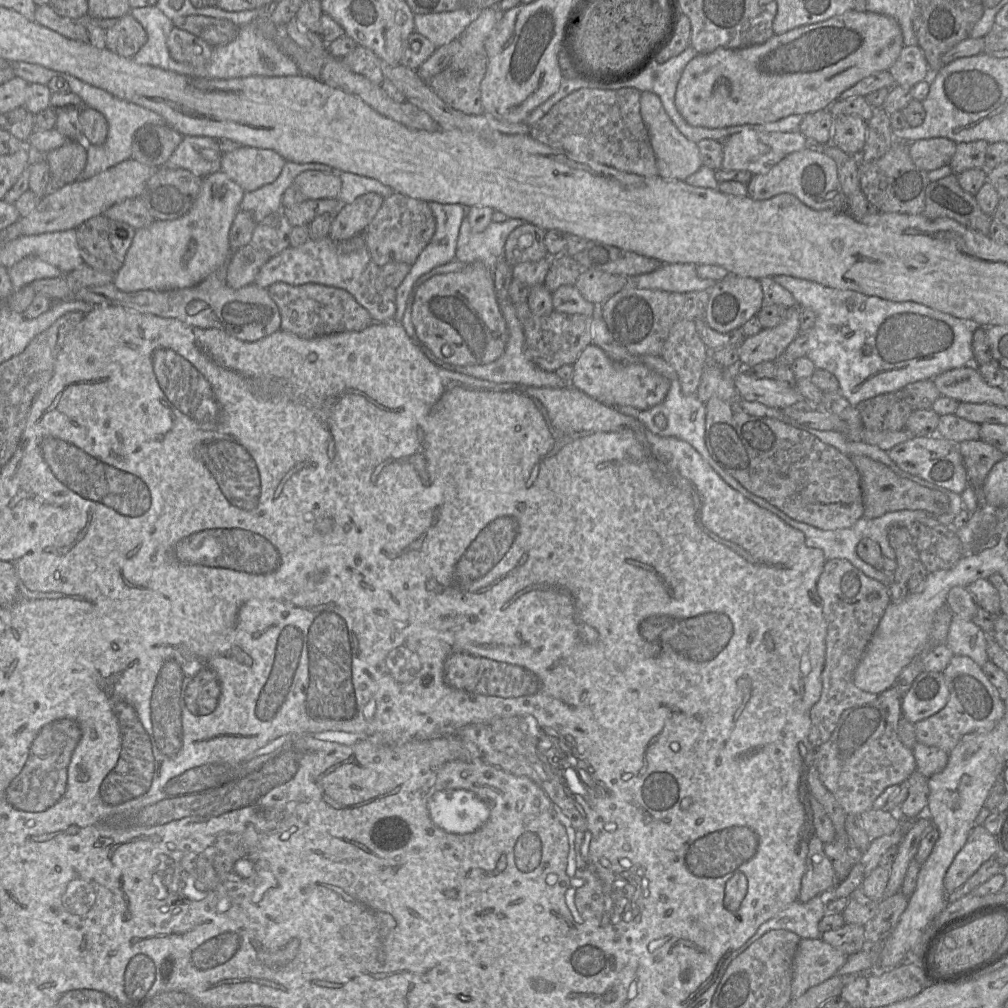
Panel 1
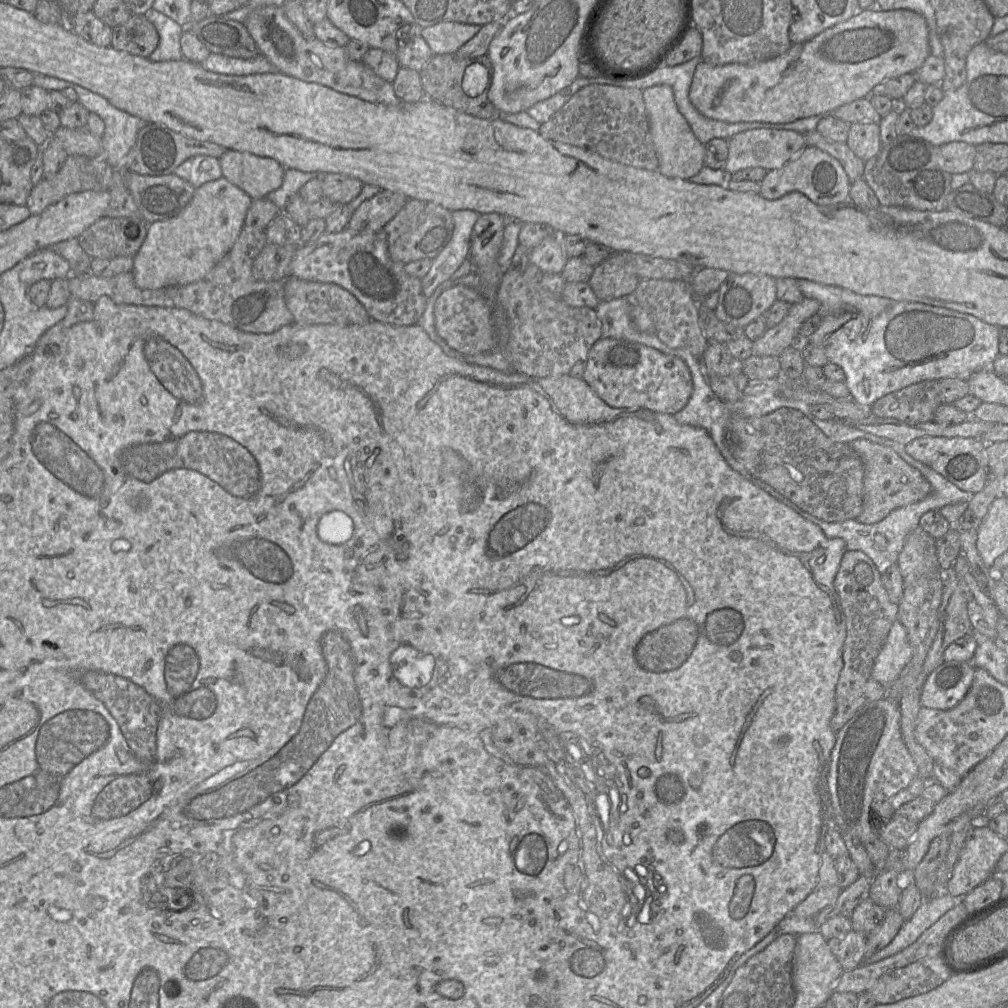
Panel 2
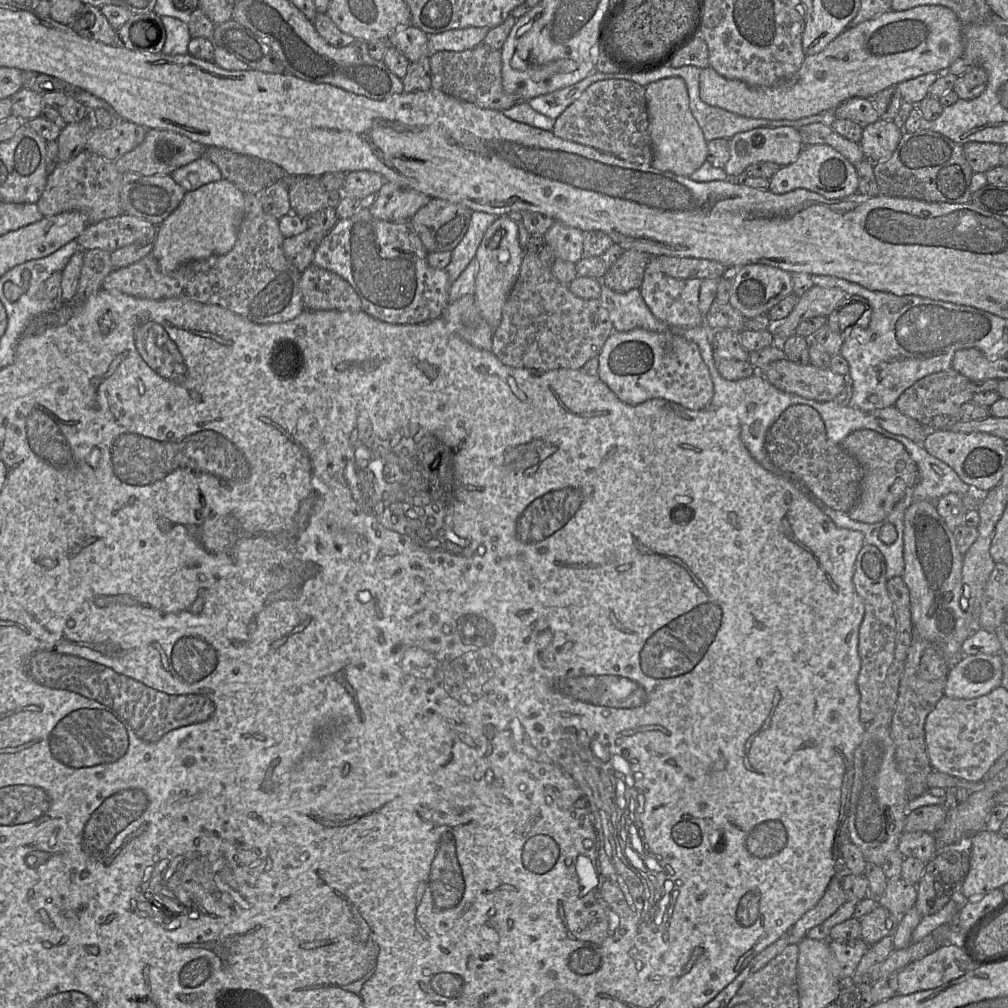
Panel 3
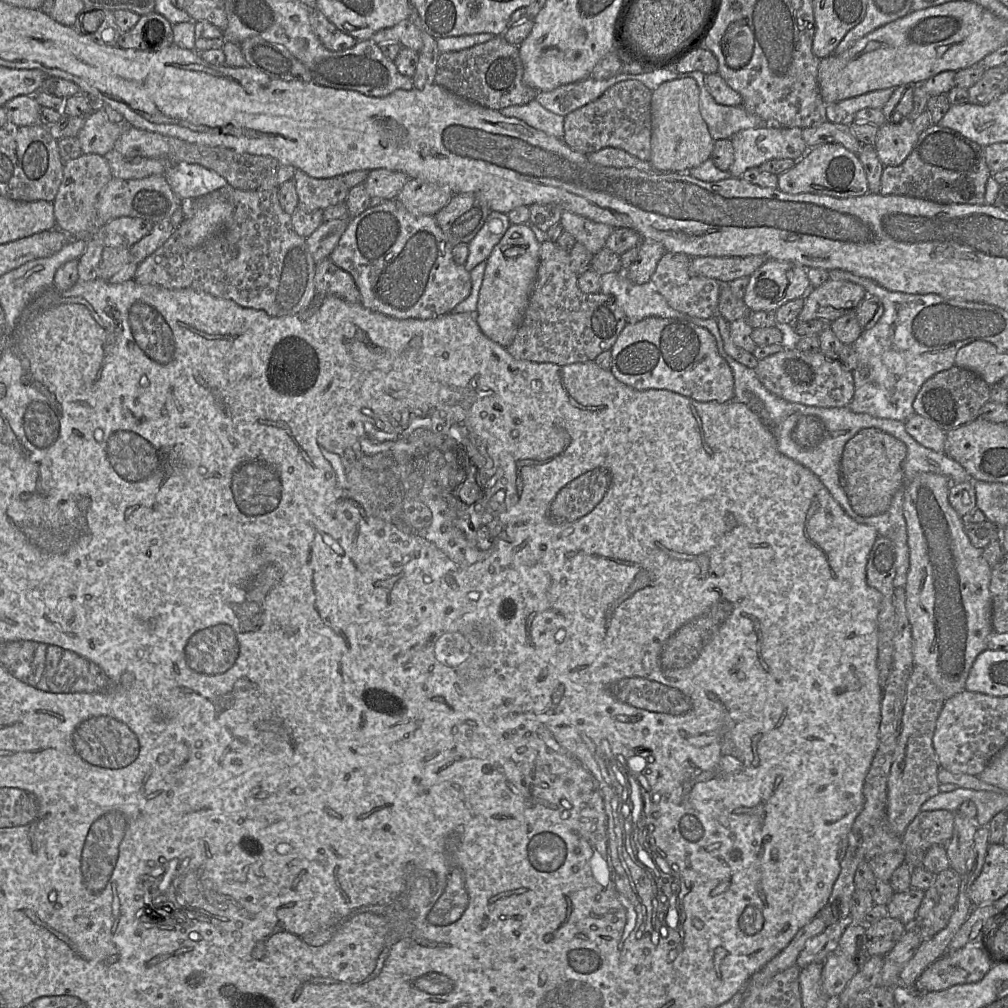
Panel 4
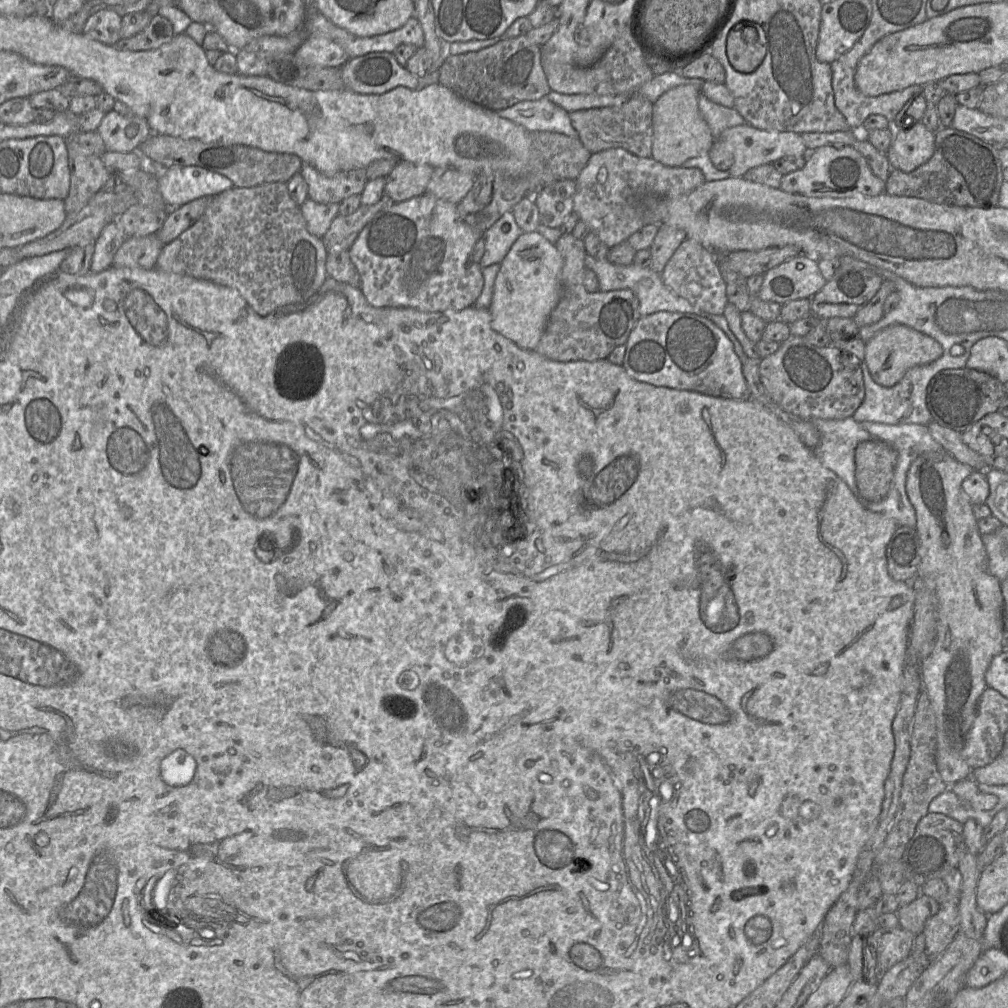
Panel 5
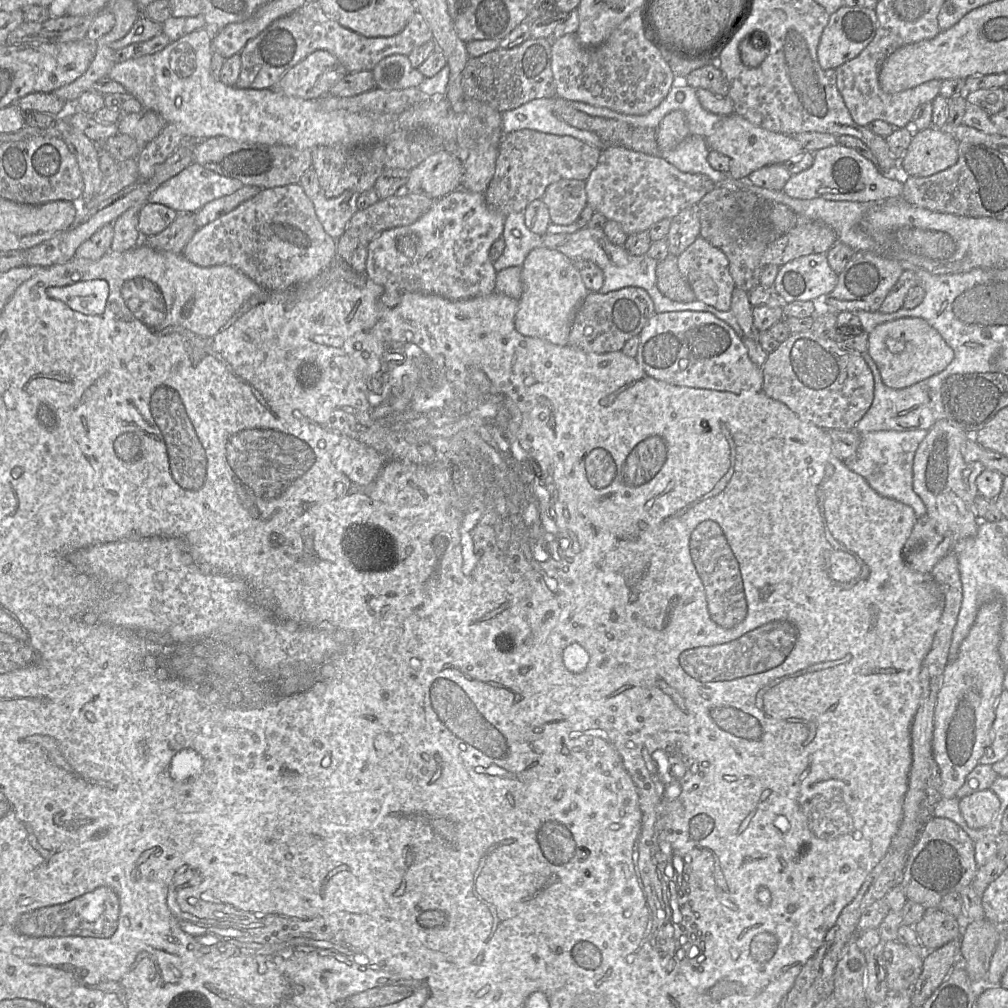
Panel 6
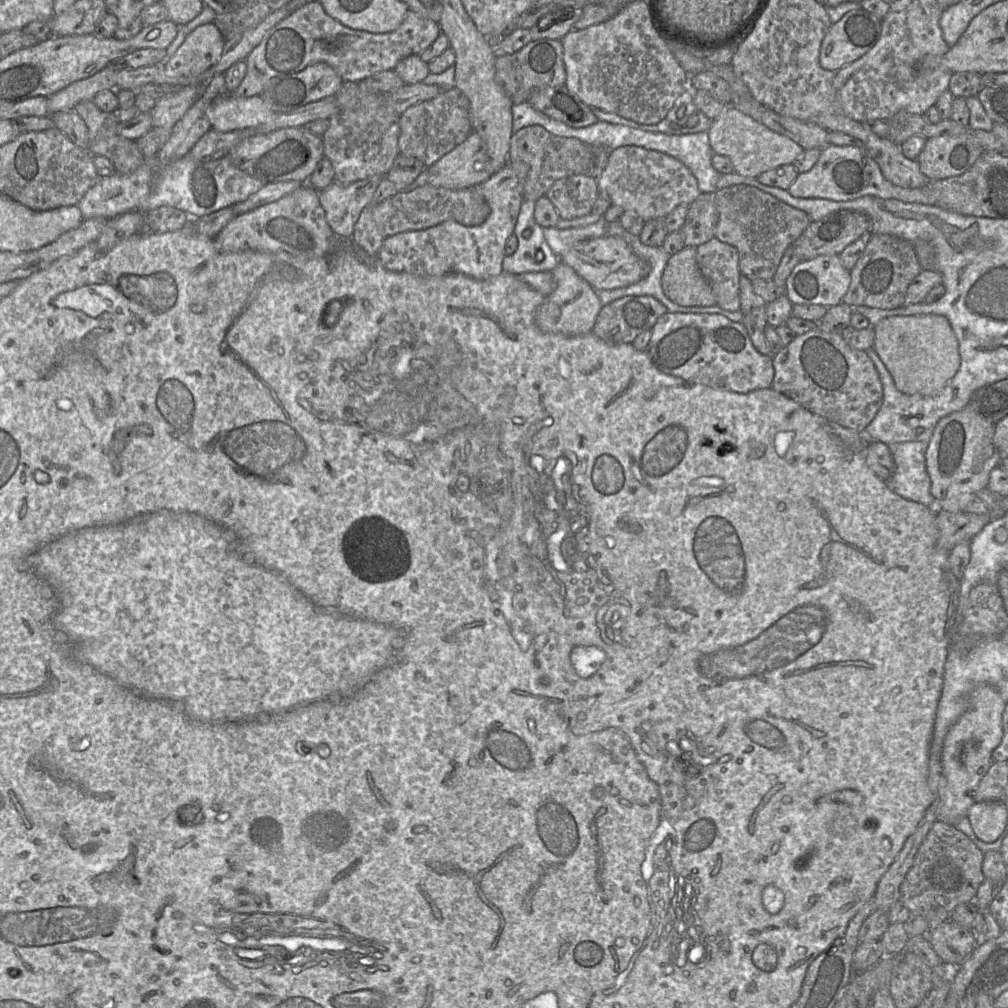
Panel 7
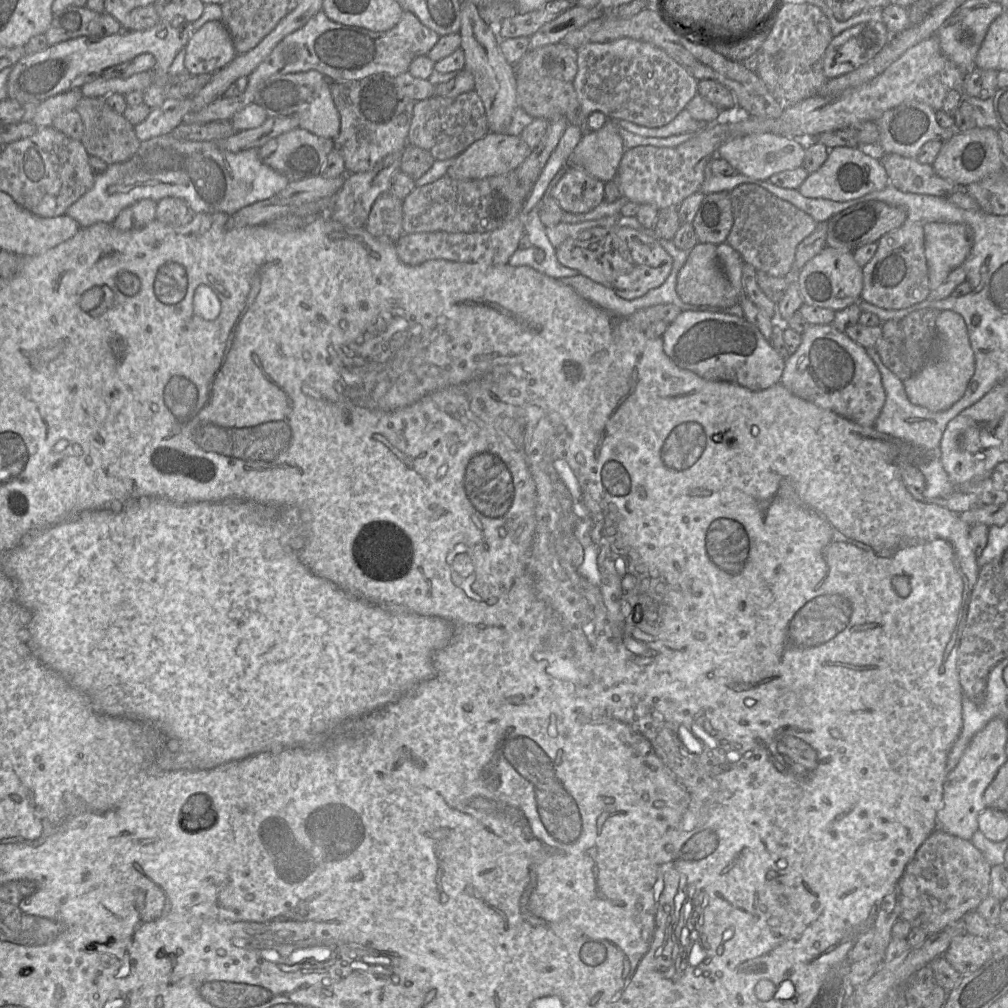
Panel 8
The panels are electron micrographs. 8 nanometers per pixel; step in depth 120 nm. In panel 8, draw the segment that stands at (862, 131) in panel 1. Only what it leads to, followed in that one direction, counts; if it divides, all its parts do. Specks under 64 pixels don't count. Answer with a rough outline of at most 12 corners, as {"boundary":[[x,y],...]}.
{"boundary":[[997,130],[943,142],[931,166],[965,187],[1006,165]]}

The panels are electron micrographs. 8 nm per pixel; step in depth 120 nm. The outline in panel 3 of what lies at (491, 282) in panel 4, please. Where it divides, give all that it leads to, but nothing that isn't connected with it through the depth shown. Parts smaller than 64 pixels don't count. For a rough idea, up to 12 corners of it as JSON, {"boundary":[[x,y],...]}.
{"boundary":[[499,216],[475,255],[475,302],[495,330],[525,251]]}

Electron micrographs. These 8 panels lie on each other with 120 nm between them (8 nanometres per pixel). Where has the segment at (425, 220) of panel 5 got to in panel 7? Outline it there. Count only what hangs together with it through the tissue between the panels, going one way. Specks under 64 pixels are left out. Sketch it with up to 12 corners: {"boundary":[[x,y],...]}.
{"boundary":[[529,165],[478,187],[490,214],[384,239],[385,269],[416,276],[503,272]]}

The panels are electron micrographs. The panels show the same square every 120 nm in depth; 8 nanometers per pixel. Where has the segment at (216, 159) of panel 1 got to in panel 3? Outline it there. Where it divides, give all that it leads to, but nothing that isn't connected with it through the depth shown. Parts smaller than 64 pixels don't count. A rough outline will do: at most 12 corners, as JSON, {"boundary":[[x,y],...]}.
{"boundary":[[200,158],[170,176],[186,192],[223,179],[219,168]]}

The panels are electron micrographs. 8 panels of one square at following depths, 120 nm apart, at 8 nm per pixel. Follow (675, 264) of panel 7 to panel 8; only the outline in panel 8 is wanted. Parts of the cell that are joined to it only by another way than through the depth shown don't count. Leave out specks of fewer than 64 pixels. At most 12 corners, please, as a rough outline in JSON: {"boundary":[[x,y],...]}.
{"boundary":[[699,243],[677,276],[691,305],[729,308],[739,296],[717,245]]}

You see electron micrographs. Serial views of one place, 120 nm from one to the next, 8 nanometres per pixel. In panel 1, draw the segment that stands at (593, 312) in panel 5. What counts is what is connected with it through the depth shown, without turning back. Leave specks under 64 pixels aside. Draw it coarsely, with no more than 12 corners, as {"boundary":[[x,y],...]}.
{"boundary":[[514,308],[527,356],[542,370],[573,365],[592,342],[592,316]]}

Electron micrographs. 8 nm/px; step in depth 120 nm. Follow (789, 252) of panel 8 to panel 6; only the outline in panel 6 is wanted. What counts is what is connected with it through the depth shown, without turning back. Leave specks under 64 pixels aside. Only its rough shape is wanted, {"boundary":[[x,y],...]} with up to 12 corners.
{"boundary":[[716,185],[696,206],[700,237],[735,287],[760,284],[767,247],[800,223],[790,207]]}

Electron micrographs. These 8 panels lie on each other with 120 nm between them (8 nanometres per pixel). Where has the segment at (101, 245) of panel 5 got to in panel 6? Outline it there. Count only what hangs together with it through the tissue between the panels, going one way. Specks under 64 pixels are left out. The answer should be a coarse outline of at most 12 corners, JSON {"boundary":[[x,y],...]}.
{"boundary":[[142,205],[113,223],[110,251],[124,252],[142,242],[138,230]]}

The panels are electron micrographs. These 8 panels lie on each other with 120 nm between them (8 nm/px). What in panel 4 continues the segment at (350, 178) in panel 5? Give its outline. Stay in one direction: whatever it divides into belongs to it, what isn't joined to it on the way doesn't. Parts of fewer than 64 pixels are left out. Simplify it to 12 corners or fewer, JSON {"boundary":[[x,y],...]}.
{"boundary":[[296,170],[298,207],[324,210],[344,203],[341,176],[313,178]]}

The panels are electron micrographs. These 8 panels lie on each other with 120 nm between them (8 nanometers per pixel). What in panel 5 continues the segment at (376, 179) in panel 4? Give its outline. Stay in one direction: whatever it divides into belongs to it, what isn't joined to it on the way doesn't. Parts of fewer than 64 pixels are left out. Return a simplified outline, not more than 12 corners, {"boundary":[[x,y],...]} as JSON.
{"boundary":[[399,162],[386,176],[384,198],[425,194],[435,168]]}

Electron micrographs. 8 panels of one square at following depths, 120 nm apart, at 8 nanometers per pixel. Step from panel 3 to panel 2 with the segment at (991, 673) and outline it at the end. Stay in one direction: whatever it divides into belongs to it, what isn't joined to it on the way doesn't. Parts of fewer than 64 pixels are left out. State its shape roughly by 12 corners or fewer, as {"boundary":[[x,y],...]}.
{"boundary":[[971,660],[937,666],[923,684],[921,707],[947,710],[969,691]]}

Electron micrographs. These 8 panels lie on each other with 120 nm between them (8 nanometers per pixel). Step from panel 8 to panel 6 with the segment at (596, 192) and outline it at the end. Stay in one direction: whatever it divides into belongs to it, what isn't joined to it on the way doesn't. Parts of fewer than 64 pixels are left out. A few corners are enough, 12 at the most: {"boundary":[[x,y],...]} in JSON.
{"boundary":[[562,179],[541,199],[552,223],[577,221],[587,206],[585,180]]}

